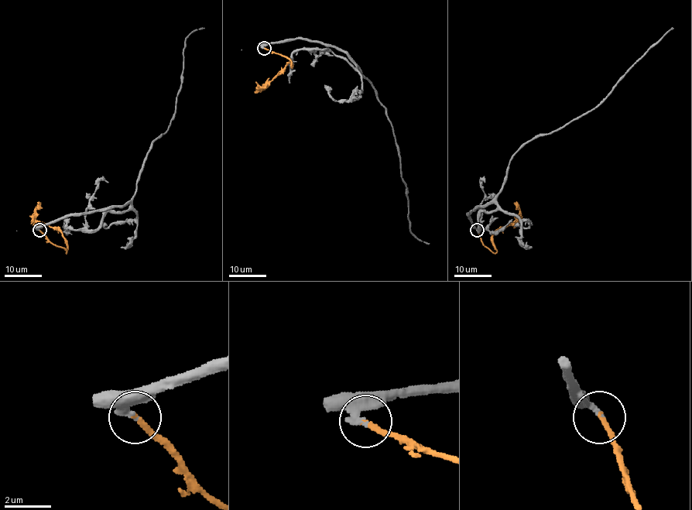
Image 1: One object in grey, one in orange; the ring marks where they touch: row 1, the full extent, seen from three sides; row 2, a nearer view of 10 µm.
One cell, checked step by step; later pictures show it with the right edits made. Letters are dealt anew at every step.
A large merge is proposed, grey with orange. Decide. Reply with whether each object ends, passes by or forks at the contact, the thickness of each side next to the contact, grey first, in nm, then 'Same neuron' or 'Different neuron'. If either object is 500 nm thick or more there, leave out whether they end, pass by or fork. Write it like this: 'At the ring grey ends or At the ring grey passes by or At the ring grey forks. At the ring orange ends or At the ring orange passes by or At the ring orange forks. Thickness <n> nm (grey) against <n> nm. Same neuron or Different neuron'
At the ring grey ends. At the ring orange ends. Thickness 280 nm (grey) against 220 nm. Same neuron

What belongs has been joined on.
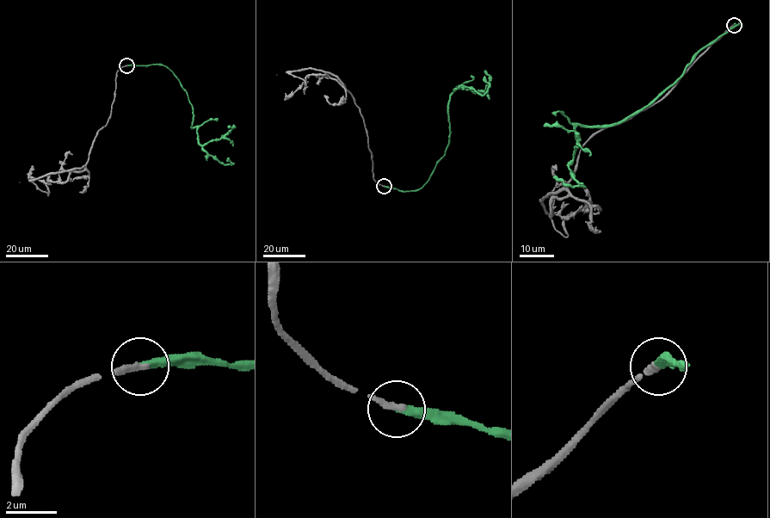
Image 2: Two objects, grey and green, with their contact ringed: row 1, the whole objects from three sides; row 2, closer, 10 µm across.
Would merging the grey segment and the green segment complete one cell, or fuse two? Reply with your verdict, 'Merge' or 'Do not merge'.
Merge

